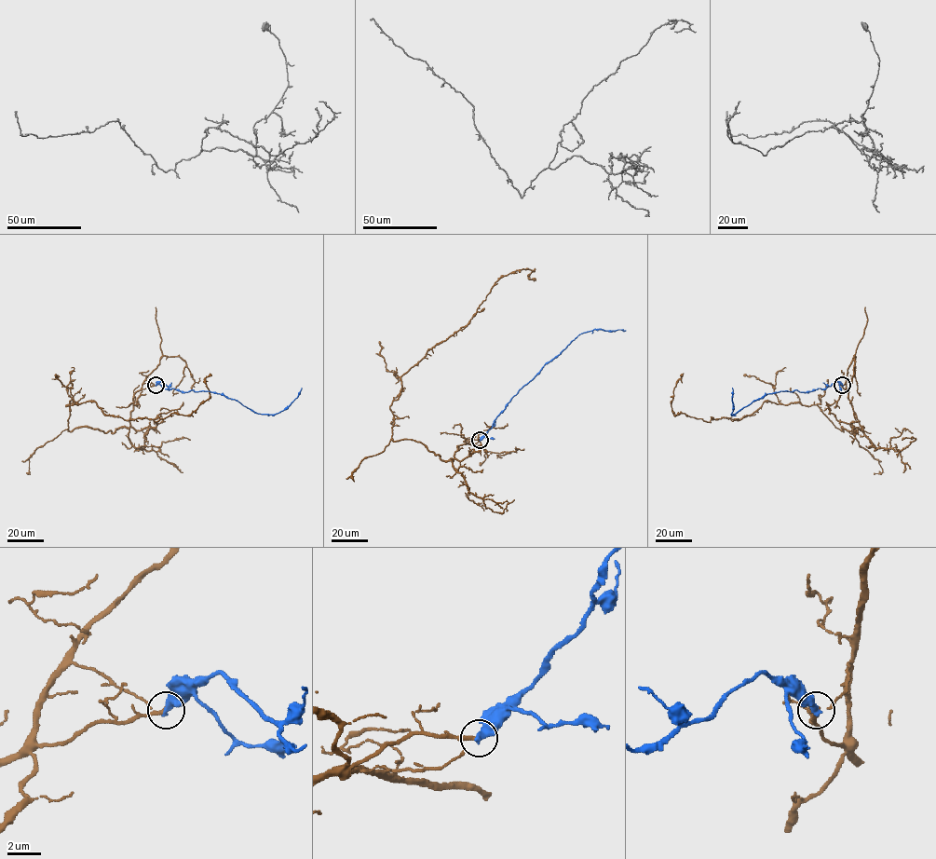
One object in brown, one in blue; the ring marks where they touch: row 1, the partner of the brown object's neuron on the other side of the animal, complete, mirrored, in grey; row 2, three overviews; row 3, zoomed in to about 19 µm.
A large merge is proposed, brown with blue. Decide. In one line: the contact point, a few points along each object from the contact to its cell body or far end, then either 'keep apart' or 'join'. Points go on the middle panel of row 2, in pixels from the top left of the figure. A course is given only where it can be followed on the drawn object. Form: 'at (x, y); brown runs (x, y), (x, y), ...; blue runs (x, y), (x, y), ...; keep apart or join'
at (480, 440); brown runs (480, 440), (443, 460), (394, 441), (390, 406), (400, 376), (465, 327), (500, 279), (529, 269), (535, 280); blue runs (480, 440), (519, 390), (581, 334), (594, 329), (625, 330); keep apart

